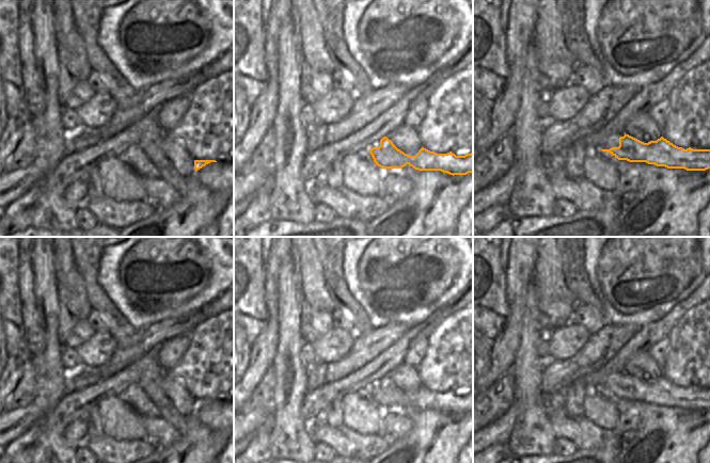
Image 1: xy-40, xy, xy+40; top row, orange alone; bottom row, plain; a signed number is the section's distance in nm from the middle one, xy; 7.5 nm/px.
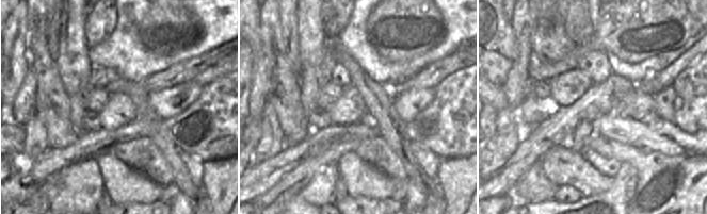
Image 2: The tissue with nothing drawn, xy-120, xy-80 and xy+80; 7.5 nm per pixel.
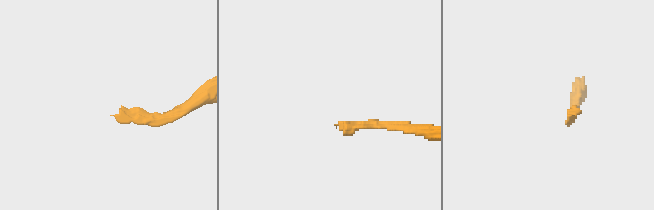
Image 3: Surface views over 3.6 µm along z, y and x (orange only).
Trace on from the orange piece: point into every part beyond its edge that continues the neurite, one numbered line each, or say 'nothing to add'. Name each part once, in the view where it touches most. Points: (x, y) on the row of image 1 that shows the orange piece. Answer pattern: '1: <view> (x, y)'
1: xy+40 (613, 141)

